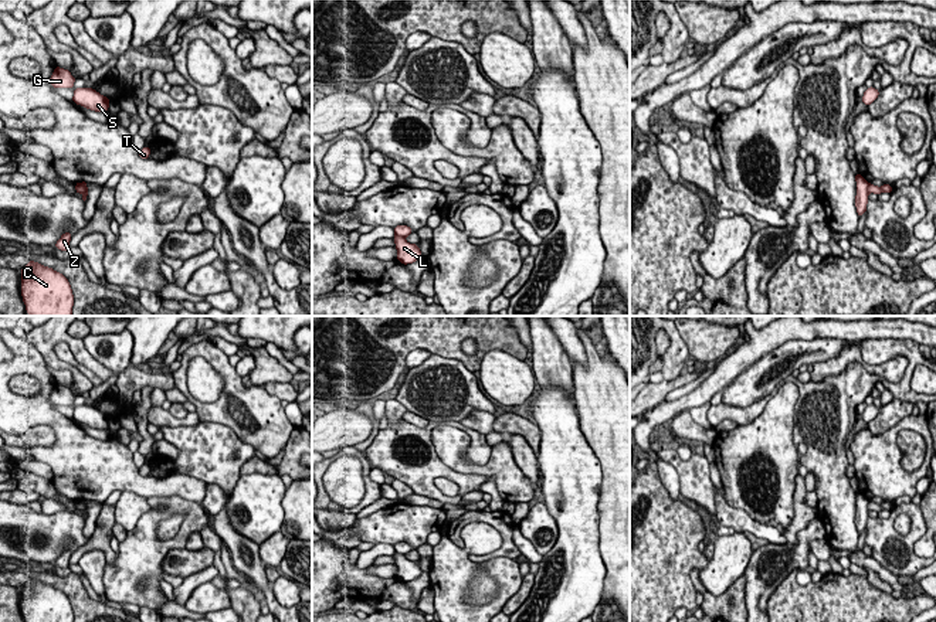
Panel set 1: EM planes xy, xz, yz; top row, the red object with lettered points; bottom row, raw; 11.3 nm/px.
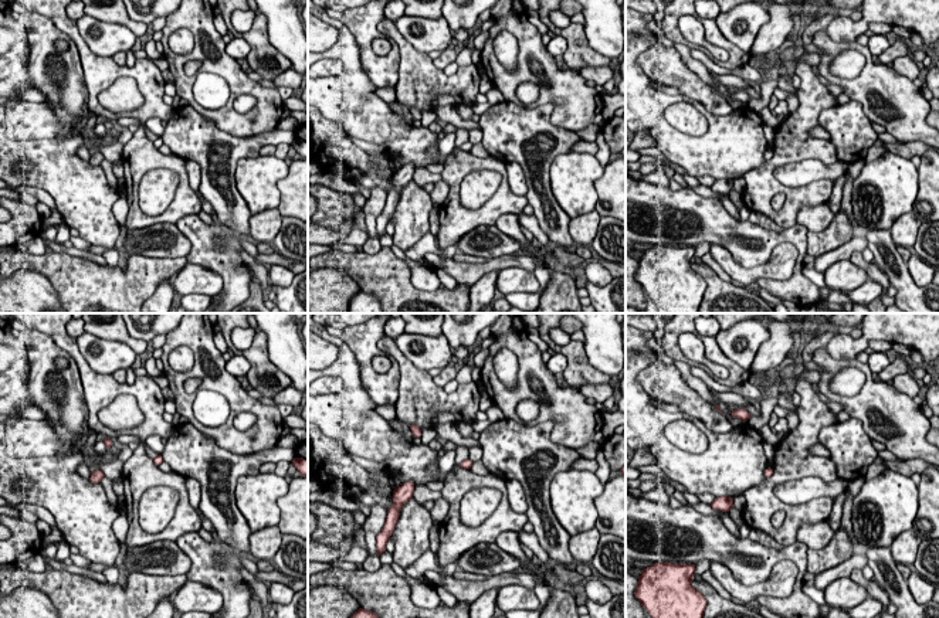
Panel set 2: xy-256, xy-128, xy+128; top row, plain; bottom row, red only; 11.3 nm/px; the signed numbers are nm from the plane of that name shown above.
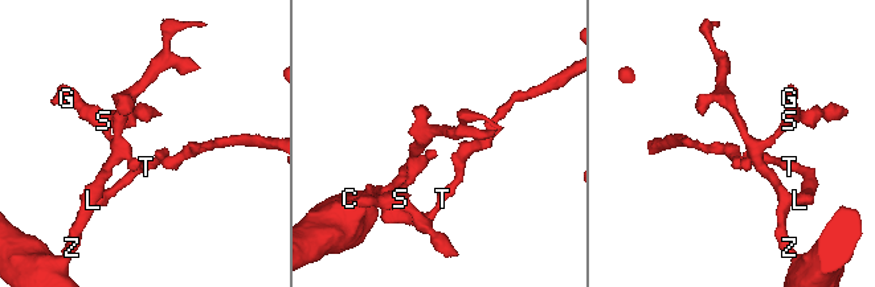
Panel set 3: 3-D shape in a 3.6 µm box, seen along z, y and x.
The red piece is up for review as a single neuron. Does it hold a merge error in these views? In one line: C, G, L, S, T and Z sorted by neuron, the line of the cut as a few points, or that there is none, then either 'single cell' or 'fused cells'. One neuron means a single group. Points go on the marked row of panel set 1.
groups C G S Z / L T; cut yz (870, 183), (868, 193); fused cells

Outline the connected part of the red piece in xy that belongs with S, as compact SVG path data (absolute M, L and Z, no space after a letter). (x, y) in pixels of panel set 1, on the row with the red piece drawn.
M77 88L72 101L95 112L108 112L109 108L109 99L92 88Z

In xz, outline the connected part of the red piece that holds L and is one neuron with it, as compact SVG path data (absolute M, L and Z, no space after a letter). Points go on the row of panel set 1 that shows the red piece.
M394 235L393 239L396 242L394 247L397 248L397 261L400 261L401 264L413 264L423 256L418 245L408 244L406 238L397 235Z

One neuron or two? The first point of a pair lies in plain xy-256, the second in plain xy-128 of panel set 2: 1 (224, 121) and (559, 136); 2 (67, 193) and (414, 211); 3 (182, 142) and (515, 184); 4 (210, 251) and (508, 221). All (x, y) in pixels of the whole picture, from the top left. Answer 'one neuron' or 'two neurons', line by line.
1: two neurons
2: one neuron
3: two neurons
4: one neuron

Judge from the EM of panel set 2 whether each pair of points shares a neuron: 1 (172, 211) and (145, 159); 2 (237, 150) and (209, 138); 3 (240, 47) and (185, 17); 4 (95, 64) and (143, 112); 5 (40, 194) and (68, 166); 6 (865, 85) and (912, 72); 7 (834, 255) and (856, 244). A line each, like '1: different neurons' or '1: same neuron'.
1: same neuron
2: same neuron
3: different neurons
4: same neuron
5: different neurons
6: different neurons
7: same neuron

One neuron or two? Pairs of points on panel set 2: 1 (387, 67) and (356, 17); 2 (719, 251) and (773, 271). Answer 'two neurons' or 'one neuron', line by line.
1: one neuron
2: one neuron

